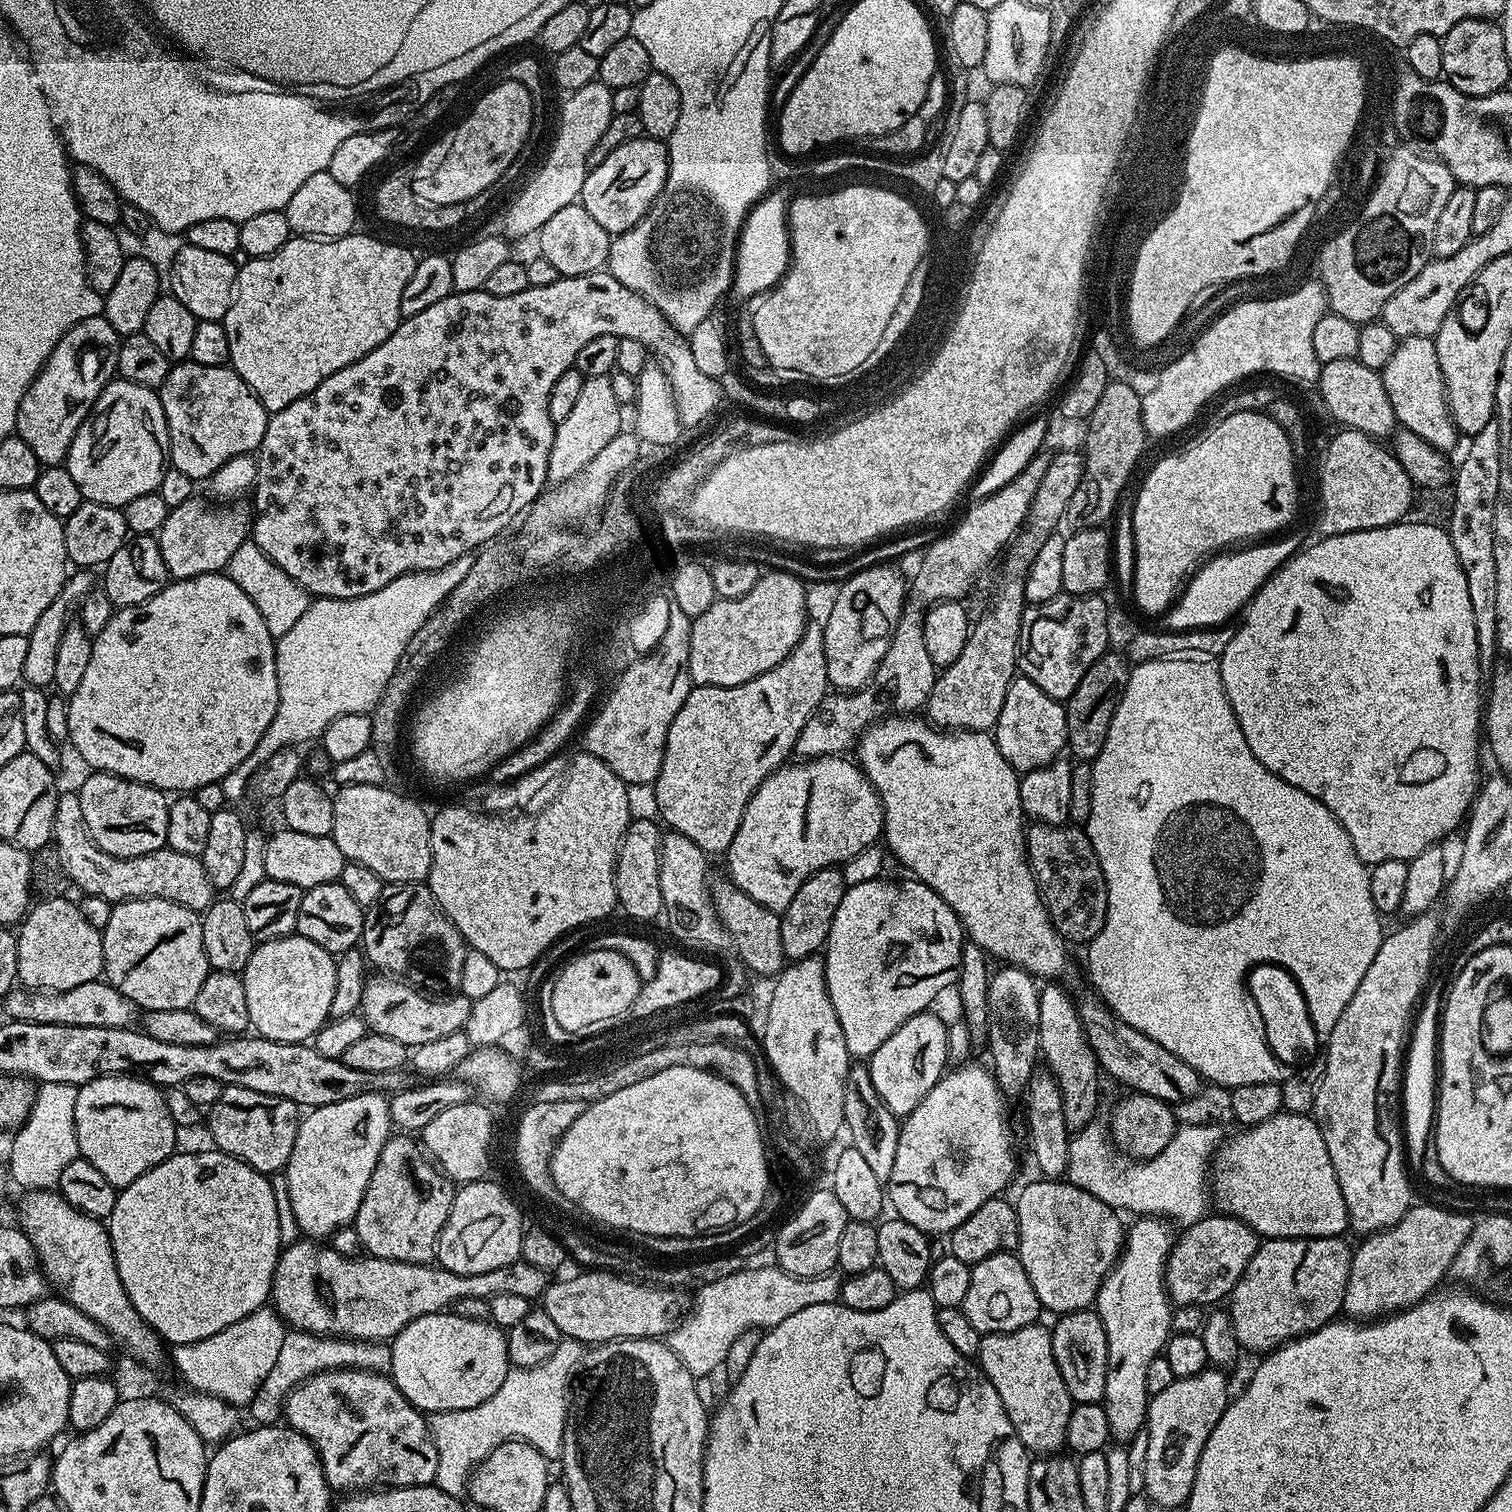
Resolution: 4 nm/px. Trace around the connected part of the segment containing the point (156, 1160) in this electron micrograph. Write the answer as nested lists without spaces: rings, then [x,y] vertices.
[[[99,1076],[81,1084],[74,1109],[77,1150],[90,1166],[95,1166],[116,1189],[146,1174],[177,1151],[178,1129],[157,1085],[135,1076]]]

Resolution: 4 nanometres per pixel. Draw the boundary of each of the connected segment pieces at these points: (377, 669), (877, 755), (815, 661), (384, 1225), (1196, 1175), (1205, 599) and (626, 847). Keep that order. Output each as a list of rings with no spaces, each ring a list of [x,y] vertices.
[[[471,555],[458,558],[450,562],[448,566],[442,566],[438,570],[426,570],[425,572],[411,572],[394,578],[382,590],[374,590],[374,594],[362,594],[358,598],[339,600],[338,598],[316,598],[309,603],[306,614],[298,618],[298,622],[286,634],[282,634],[276,640],[276,673],[278,674],[278,710],[274,714],[274,722],[262,734],[262,742],[254,746],[250,758],[219,783],[229,802],[240,800],[244,795],[249,795],[252,775],[266,758],[278,754],[285,746],[301,746],[307,740],[323,737],[326,726],[342,714],[358,714],[359,712],[371,713],[375,704],[382,698],[382,692],[386,682],[390,682],[390,674],[394,674],[394,666],[398,658],[406,650],[410,638],[418,634],[422,622],[429,620],[440,607],[448,595],[466,578],[472,565]]]
[[[916,714],[907,716],[885,716],[883,720],[877,720],[875,724],[860,735],[854,752],[857,752],[858,763],[866,775],[868,781],[874,786],[878,798],[884,807],[884,831],[882,840],[887,851],[896,855],[896,860],[904,868],[912,871],[911,875],[920,883],[934,891],[944,899],[946,906],[954,910],[954,914],[964,927],[967,939],[977,944],[982,951],[988,953],[989,957],[1000,959],[1007,965],[1024,968],[1034,978],[1041,978],[1048,982],[1055,981],[1068,968],[1068,948],[1064,937],[1056,932],[1055,926],[1050,922],[1046,906],[1040,897],[1040,891],[1036,885],[1034,874],[1028,865],[1028,852],[1024,848],[1024,833],[1026,831],[1026,817],[1020,805],[1020,776],[1016,769],[1002,758],[1002,750],[998,750],[995,735],[988,732],[962,732],[959,730],[941,730],[933,726],[927,719]]]
[[[809,623],[790,654],[786,654],[778,666],[766,670],[766,674],[729,688],[709,684],[693,687],[686,702],[682,702],[682,710],[678,710],[674,722],[670,722],[670,734],[666,734],[662,770],[654,785],[659,819],[665,825],[668,823],[671,831],[690,838],[690,842],[705,854],[727,853],[730,842],[734,842],[734,834],[738,834],[750,798],[765,778],[793,755],[798,734],[802,734],[802,726],[806,726],[806,718],[810,718],[829,688],[824,630],[819,623]]]
[[[396,1134],[382,1146],[378,1166],[374,1166],[362,1206],[358,1206],[354,1227],[367,1255],[407,1264],[432,1264],[442,1226],[446,1226],[450,1214],[454,1184],[431,1159],[422,1155],[417,1141],[415,1144],[412,1140],[415,1139],[411,1135]]]
[[[1091,1122],[1069,1139],[1066,1180],[1067,1183],[1094,1194],[1094,1198],[1106,1202],[1121,1213],[1136,1212],[1132,1214],[1140,1218],[1159,1214],[1177,1225],[1180,1223],[1180,1226],[1187,1226],[1201,1220],[1210,1208],[1210,1152],[1207,1150],[1212,1149],[1211,1139],[1205,1138],[1185,1145],[1170,1145],[1167,1154],[1158,1154],[1147,1162],[1137,1162],[1117,1149],[1103,1123]]]
[[[1300,532],[1276,542],[1258,542],[1243,548],[1226,552],[1201,565],[1187,581],[1176,603],[1169,609],[1166,619],[1171,631],[1188,631],[1223,625],[1226,619],[1236,615],[1247,605],[1272,576],[1276,569],[1298,552],[1306,542]]]
[[[633,818],[620,843],[620,853],[616,856],[616,898],[619,907],[624,907],[625,914],[632,920],[652,920],[656,915],[661,915],[664,907],[660,889],[662,828],[653,820]]]

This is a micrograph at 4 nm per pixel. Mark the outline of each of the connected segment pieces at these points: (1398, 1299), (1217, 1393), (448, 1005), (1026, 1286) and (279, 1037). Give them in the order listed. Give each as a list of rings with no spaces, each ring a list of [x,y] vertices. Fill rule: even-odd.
[[[1420,1202],[1409,1208],[1394,1226],[1365,1235],[1352,1253],[1343,1311],[1361,1322],[1371,1322],[1423,1300],[1443,1276],[1449,1275],[1458,1250],[1462,1250],[1472,1232],[1473,1223],[1471,1215]]]
[[[1215,1366],[1203,1368],[1190,1378],[1177,1378],[1148,1401],[1144,1440],[1144,1488],[1153,1505],[1176,1508],[1187,1505],[1198,1462],[1214,1426],[1228,1409],[1228,1380]],[[1148,1432],[1148,1437],[1147,1436]],[[1148,1491],[1148,1492],[1147,1492]],[[1156,1503],[1156,1504],[1155,1504]]]
[[[387,974],[373,977],[364,985],[360,1012],[365,1025],[373,1032],[386,1034],[386,1038],[395,1038],[409,1046],[435,1042],[437,1038],[446,1038],[446,1034],[461,1031],[466,1018],[470,1018],[472,1013],[473,1000],[465,996],[448,994],[443,998],[429,998],[423,991],[399,978]]]
[[[999,1252],[971,1265],[971,1270],[970,1290],[962,1307],[974,1330],[982,1334],[1009,1332],[1027,1324],[1035,1324],[1041,1319],[1040,1299],[1038,1294],[1034,1294],[1034,1286],[1030,1286],[1030,1278],[1016,1252]]]
[[[293,934],[257,943],[242,973],[255,1035],[287,1044],[302,1044],[315,1037],[312,1024],[323,1028],[330,1010],[333,971],[334,956],[308,938]]]

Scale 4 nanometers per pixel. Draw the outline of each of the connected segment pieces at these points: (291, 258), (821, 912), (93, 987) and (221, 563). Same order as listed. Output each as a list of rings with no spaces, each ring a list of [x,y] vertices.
[[[356,230],[347,236],[339,236],[337,240],[310,240],[307,236],[293,235],[292,239],[286,242],[286,246],[282,246],[282,250],[266,258],[248,258],[243,262],[245,264],[239,265],[236,274],[236,290],[232,304],[222,321],[226,338],[230,338],[228,364],[246,382],[246,386],[250,386],[258,402],[262,402],[264,409],[271,414],[278,410],[286,410],[290,402],[298,402],[298,398],[310,394],[310,390],[326,382],[330,374],[338,374],[338,370],[358,362],[363,356],[370,354],[370,350],[382,346],[382,342],[386,342],[390,334],[394,334],[394,330],[402,319],[400,315],[402,290],[406,290],[406,282],[410,282],[410,274],[414,274],[417,257],[412,256],[411,250],[403,248],[400,244],[387,244],[386,241],[379,240],[376,236],[363,236],[360,230]]]
[[[839,867],[819,868],[818,871],[794,894],[790,906],[779,913],[782,930],[782,950],[789,961],[804,960],[808,956],[817,955],[828,942],[830,926],[834,922],[834,914],[838,910],[838,902],[844,897],[845,883]]]
[[[103,979],[82,982],[82,986],[74,986],[74,990],[65,992],[41,992],[35,988],[16,986],[3,997],[2,1004],[8,1011],[6,1014],[8,1020],[21,1020],[31,1024],[46,1022],[58,1026],[130,1028],[138,1020],[138,1009],[132,1000]]]
[[[193,498],[187,500],[186,502],[182,502],[182,506],[168,509],[168,517],[166,518],[166,522],[162,522],[162,526],[160,527],[158,533],[158,539],[160,541],[160,549],[162,550],[162,562],[166,562],[166,570],[168,571],[169,577],[171,577],[172,580],[185,580],[186,578],[194,578],[198,574],[224,572],[225,569],[227,569],[230,558],[234,554],[234,550],[238,550],[238,546],[242,546],[245,540],[249,539],[254,523],[254,516],[253,513],[250,511],[249,505],[247,508],[246,505],[240,503],[244,502],[228,502],[225,503],[223,506],[216,506],[220,508],[204,508],[204,504],[202,501],[199,500],[199,498]]]

